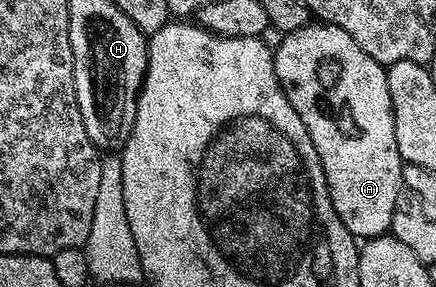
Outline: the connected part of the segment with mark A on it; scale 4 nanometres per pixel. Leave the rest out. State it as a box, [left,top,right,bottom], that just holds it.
[273,23,403,239]

